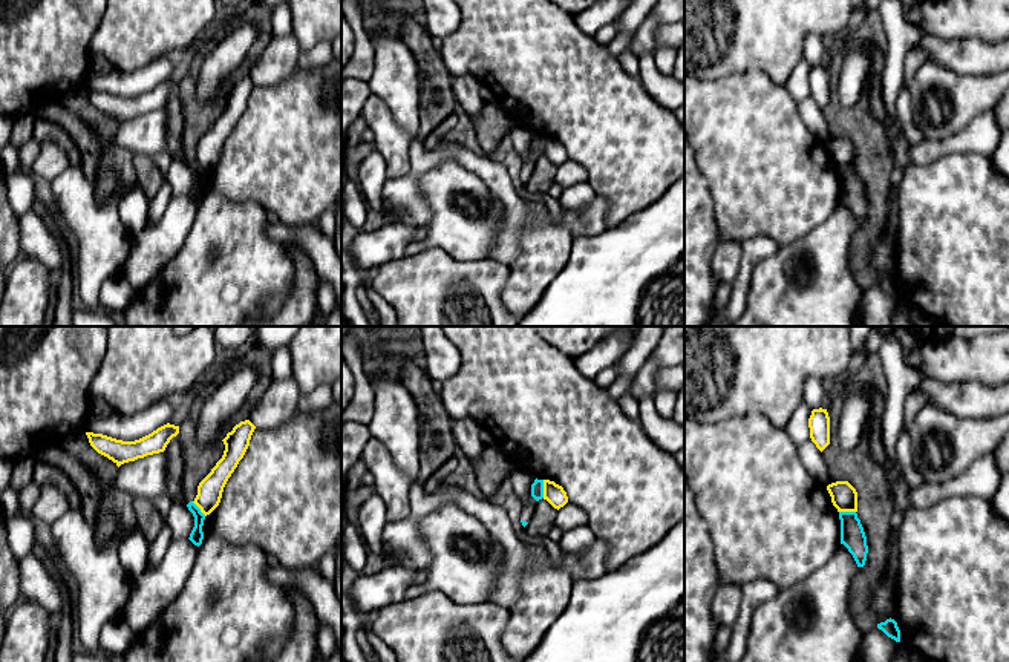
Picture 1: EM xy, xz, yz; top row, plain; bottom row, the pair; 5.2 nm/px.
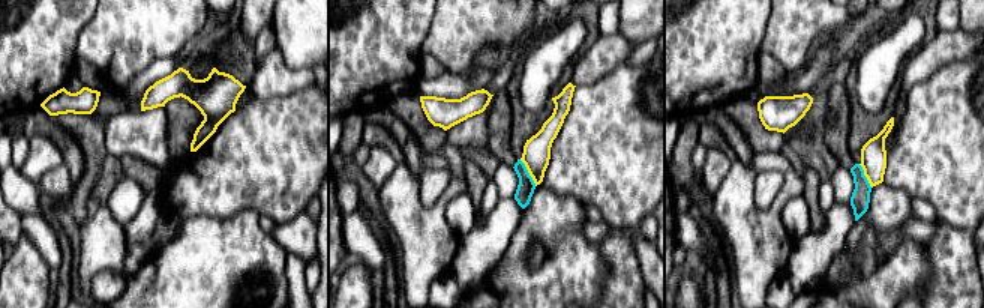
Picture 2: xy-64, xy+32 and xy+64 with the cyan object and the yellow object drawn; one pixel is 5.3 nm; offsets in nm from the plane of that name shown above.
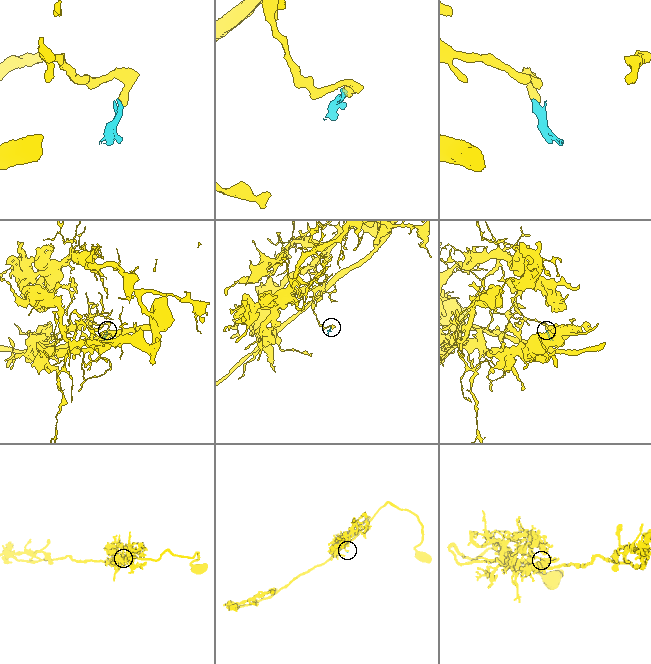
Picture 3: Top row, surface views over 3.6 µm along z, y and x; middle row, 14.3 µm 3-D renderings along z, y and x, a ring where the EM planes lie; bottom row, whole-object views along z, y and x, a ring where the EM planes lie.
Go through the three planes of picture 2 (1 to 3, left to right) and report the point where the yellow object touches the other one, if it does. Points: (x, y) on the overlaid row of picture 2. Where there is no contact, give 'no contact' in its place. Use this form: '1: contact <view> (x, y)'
1: no contact
2: contact xy+32 (528, 173)
3: contact xy+64 (864, 176)

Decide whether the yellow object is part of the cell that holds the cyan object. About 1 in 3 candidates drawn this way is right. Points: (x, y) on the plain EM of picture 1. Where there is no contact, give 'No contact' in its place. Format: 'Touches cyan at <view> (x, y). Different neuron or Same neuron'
Touches cyan at xz (542, 146). Different neuron

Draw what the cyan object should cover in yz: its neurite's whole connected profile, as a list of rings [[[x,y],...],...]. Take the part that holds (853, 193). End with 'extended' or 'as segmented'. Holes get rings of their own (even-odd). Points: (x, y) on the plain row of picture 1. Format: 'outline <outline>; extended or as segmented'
outline [[[839,169],[841,176],[841,201],[853,211],[857,224],[864,224],[867,218],[868,202],[864,184],[856,169]]]; as segmented

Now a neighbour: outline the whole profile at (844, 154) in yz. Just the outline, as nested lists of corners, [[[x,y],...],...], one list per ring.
[[[836,138],[827,143],[838,169],[857,169],[857,149],[848,138]]]

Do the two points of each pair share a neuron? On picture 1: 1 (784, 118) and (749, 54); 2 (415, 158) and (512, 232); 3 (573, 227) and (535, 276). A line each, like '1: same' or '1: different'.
1: different
2: same
3: same

